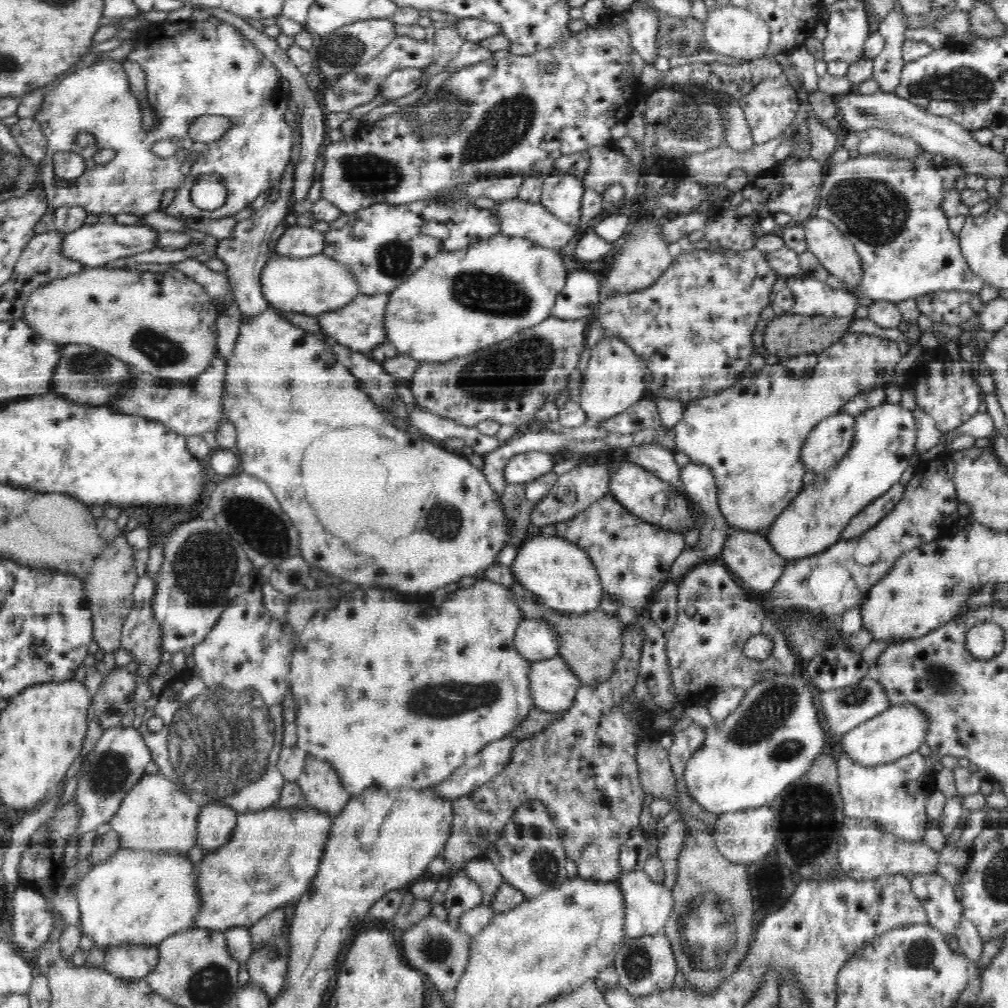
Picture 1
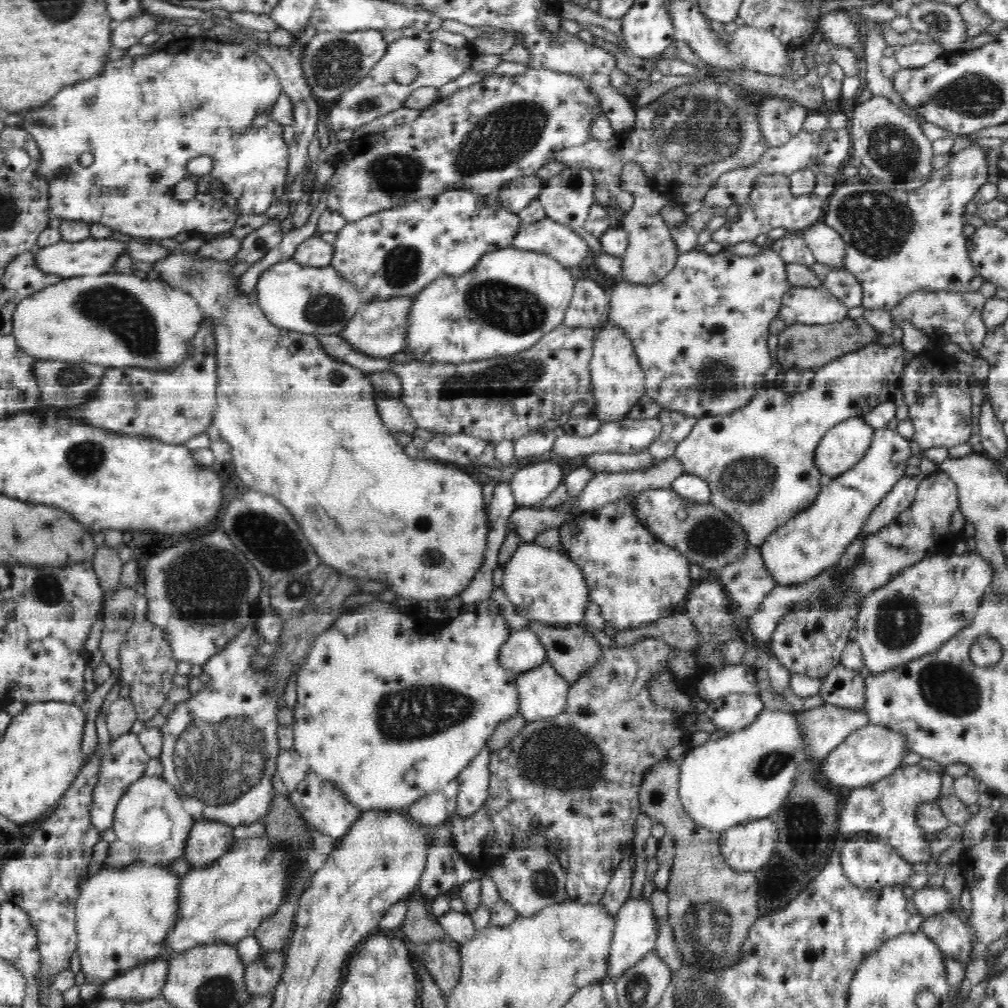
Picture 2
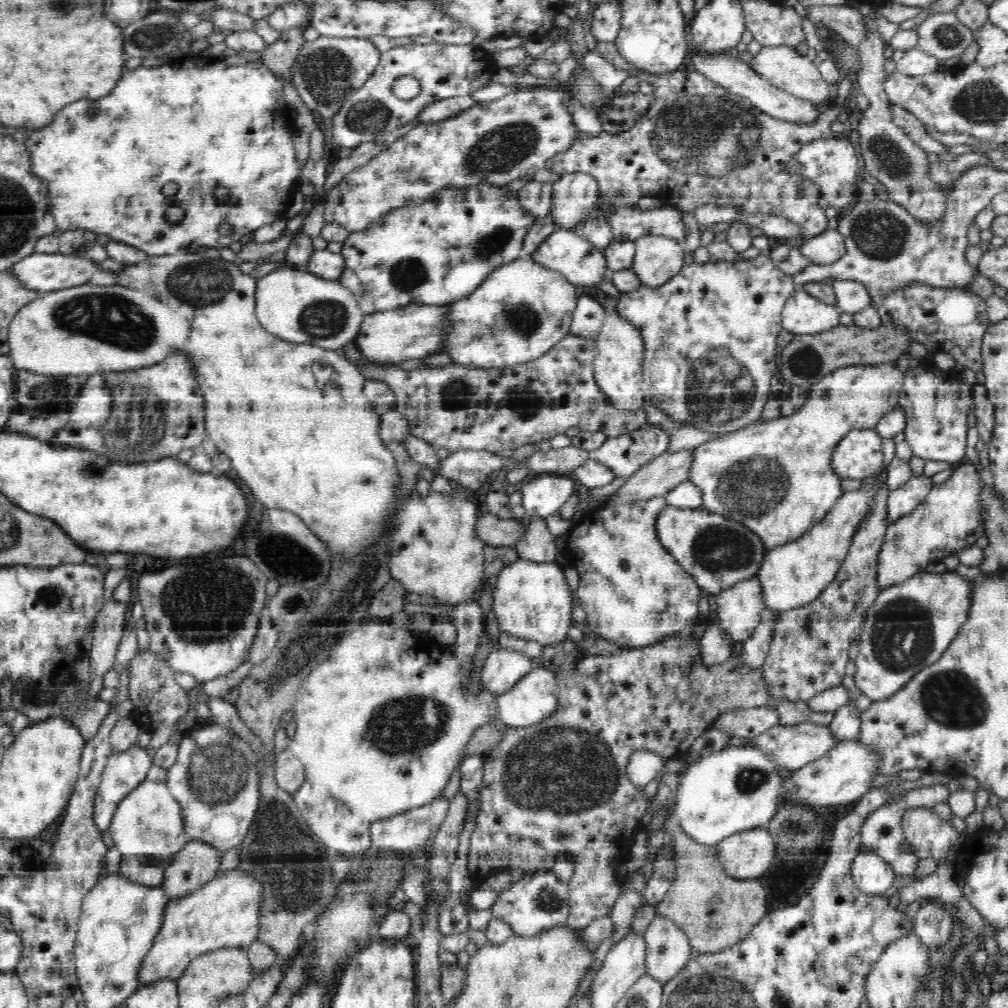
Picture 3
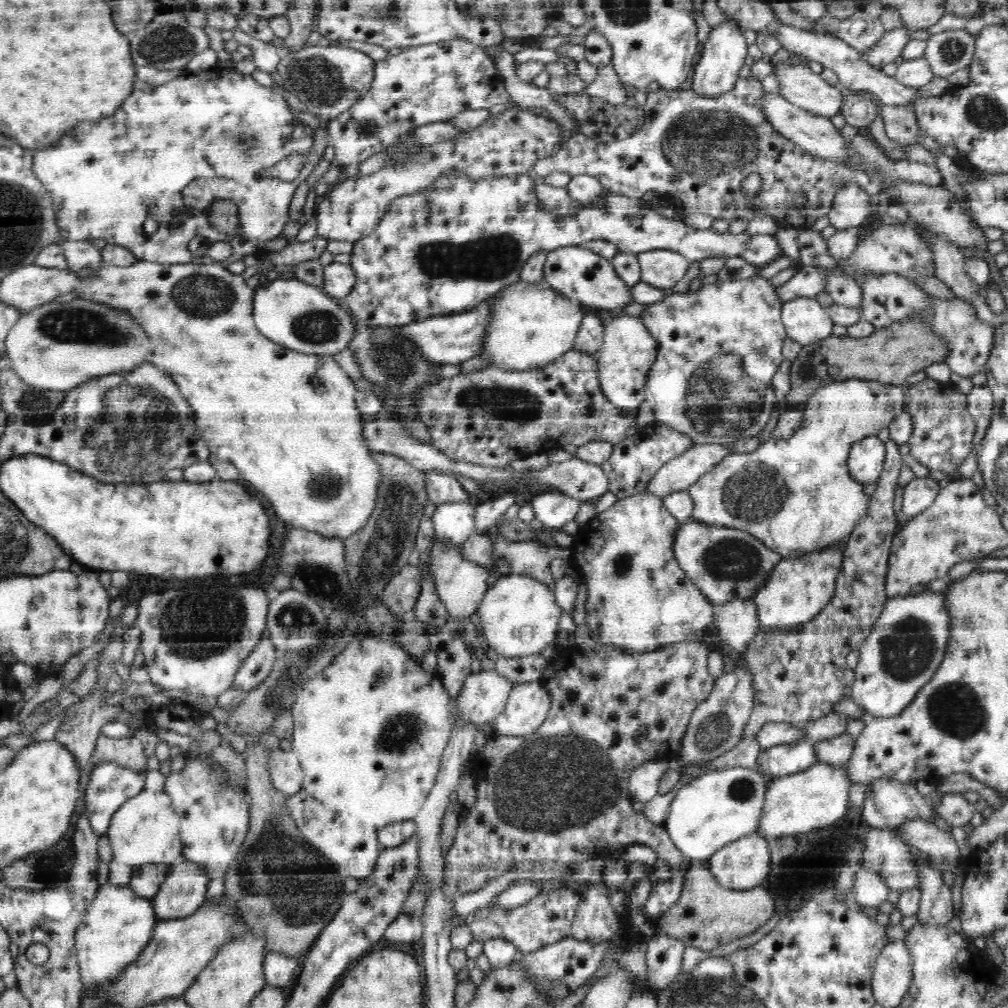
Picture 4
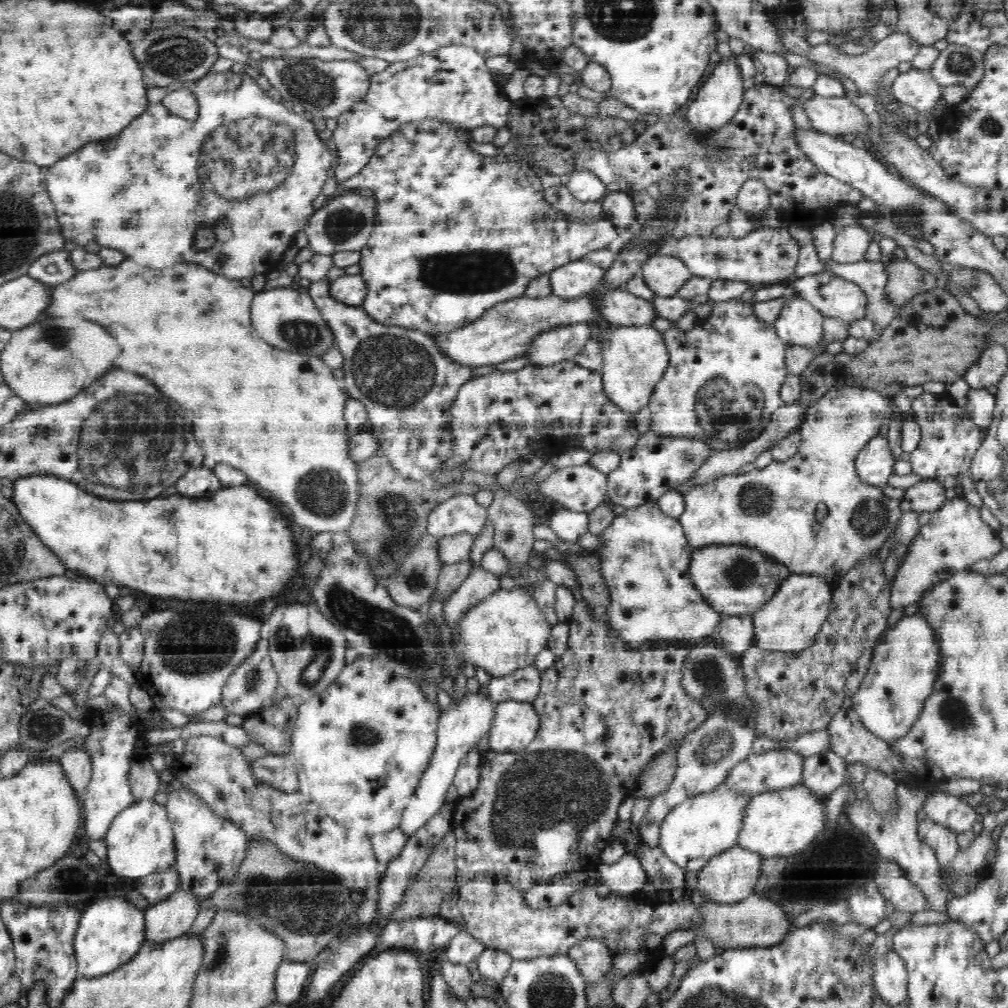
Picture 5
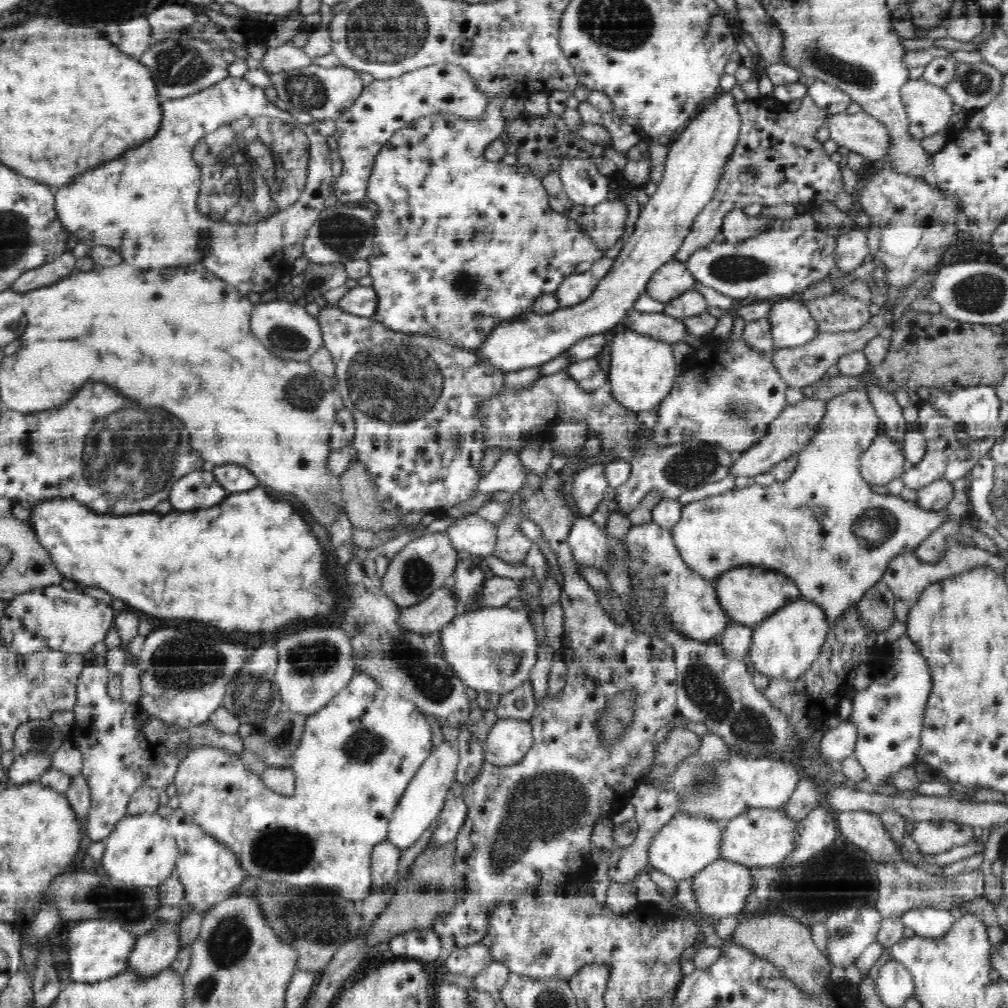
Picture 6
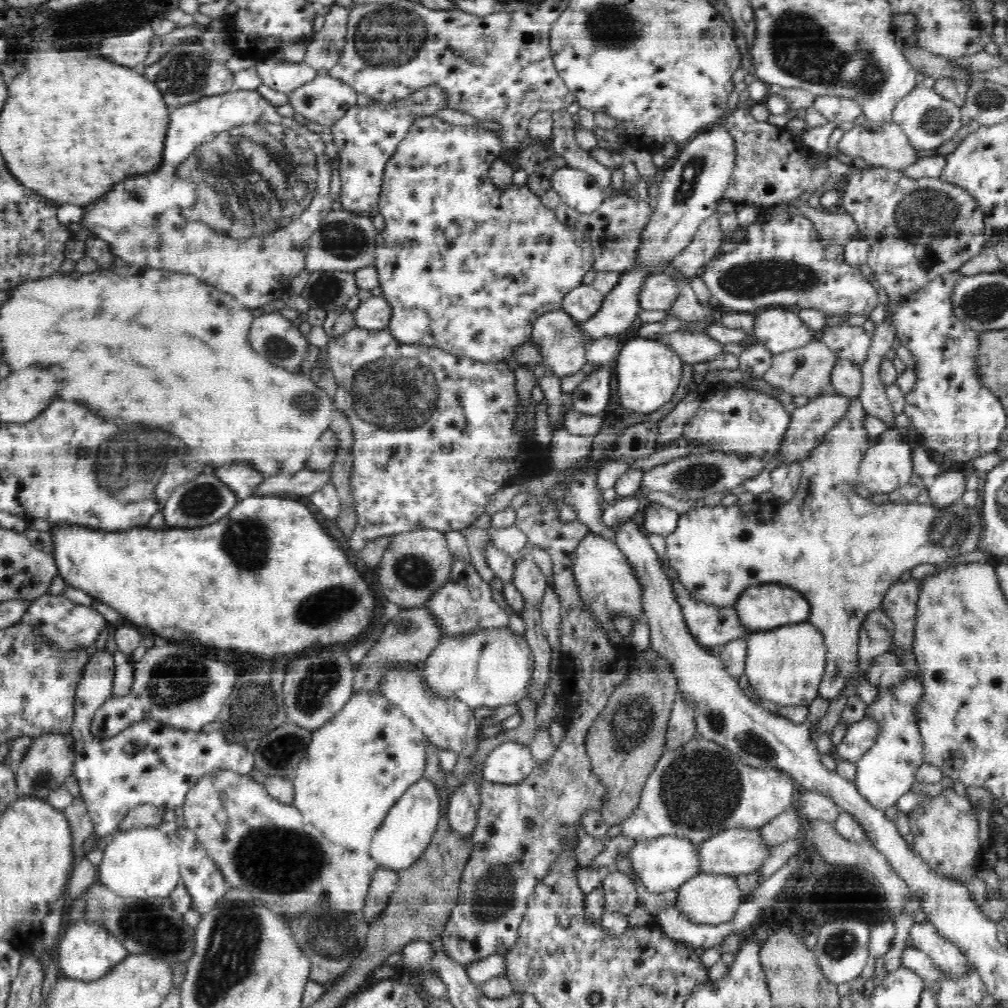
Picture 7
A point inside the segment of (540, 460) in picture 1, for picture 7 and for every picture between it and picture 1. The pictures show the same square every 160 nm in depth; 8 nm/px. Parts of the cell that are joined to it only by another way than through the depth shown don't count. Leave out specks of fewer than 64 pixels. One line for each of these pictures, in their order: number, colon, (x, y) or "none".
2: (532, 483)
3: (544, 495)
4: (553, 509)
5: (568, 525)
6: (589, 545)
7: (606, 583)

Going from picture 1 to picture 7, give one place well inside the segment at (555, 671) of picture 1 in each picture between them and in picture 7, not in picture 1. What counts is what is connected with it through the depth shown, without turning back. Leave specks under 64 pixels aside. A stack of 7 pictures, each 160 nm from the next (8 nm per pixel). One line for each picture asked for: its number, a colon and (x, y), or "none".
2: (542, 692)
3: (534, 697)
4: (527, 707)
5: (515, 724)
6: (509, 740)
7: (510, 763)

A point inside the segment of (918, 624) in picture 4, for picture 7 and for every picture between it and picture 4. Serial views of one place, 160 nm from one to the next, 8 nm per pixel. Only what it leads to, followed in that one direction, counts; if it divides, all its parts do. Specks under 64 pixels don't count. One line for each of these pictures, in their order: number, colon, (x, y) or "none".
5: (902, 673)
6: (888, 715)
7: (885, 772)

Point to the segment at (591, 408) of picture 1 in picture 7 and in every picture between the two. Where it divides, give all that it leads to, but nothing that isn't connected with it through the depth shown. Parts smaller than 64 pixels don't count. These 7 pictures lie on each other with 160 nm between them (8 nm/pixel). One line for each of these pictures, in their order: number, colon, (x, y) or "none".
2: (618, 381)
3: (618, 366)
4: (628, 350)
5: (636, 358)
6: (642, 372)
7: (648, 371)

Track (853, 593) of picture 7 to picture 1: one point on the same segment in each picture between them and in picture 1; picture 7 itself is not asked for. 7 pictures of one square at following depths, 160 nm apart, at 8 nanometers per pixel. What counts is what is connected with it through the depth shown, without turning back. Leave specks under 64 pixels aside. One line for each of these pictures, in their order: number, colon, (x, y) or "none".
1: (750, 435)
2: (759, 461)
3: (775, 477)
4: (796, 495)
5: (812, 513)
6: (826, 529)

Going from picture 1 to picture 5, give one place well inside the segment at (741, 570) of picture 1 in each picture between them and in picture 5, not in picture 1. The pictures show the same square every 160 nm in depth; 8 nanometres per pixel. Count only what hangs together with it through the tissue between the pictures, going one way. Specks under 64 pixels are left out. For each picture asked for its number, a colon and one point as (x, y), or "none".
2: (747, 581)
3: (739, 608)
4: (737, 621)
5: (735, 635)

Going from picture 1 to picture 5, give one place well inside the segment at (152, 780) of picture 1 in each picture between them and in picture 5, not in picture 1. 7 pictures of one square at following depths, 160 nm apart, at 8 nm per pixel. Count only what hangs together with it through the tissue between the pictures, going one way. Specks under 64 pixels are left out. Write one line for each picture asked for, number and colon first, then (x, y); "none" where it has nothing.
2: (150, 813)
3: (148, 818)
4: (145, 829)
5: (140, 840)

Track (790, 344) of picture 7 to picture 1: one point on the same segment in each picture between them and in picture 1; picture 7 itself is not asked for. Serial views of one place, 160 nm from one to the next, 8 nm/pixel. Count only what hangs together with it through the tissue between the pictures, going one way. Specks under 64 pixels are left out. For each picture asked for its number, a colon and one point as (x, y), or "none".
1: (809, 296)
2: (800, 305)
3: (803, 314)
4: (806, 321)
5: (798, 323)
6: (792, 325)

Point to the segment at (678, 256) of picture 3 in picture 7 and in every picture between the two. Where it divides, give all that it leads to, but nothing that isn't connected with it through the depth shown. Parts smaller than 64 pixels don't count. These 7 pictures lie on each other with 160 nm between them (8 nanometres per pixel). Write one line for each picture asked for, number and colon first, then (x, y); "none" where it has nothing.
4: (662, 268)
5: (665, 275)
6: (673, 279)
7: (658, 292)

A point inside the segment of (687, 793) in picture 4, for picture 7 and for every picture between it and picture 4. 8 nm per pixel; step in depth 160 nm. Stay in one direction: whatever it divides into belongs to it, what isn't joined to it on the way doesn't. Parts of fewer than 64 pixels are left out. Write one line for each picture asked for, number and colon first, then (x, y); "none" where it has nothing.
5: (698, 829)
6: (684, 846)
7: (665, 863)

